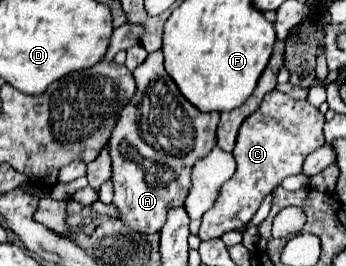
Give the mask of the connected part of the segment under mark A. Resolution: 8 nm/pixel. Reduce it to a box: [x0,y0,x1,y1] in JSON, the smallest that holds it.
[108,50,220,234]

